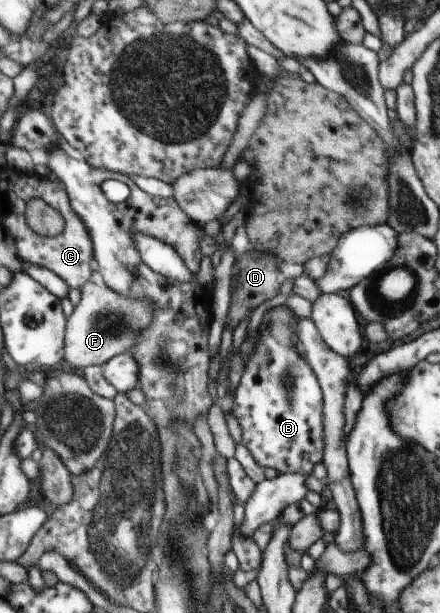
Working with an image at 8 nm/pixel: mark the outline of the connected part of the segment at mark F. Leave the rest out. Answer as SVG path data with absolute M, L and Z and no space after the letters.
M91 279L82 287L81 295L80 302L68 318L65 338L64 359L77 371L87 366L103 366L114 357L129 352L140 330L152 322L152 310L154 309L147 298L133 299L121 295L107 286L97 285Z

